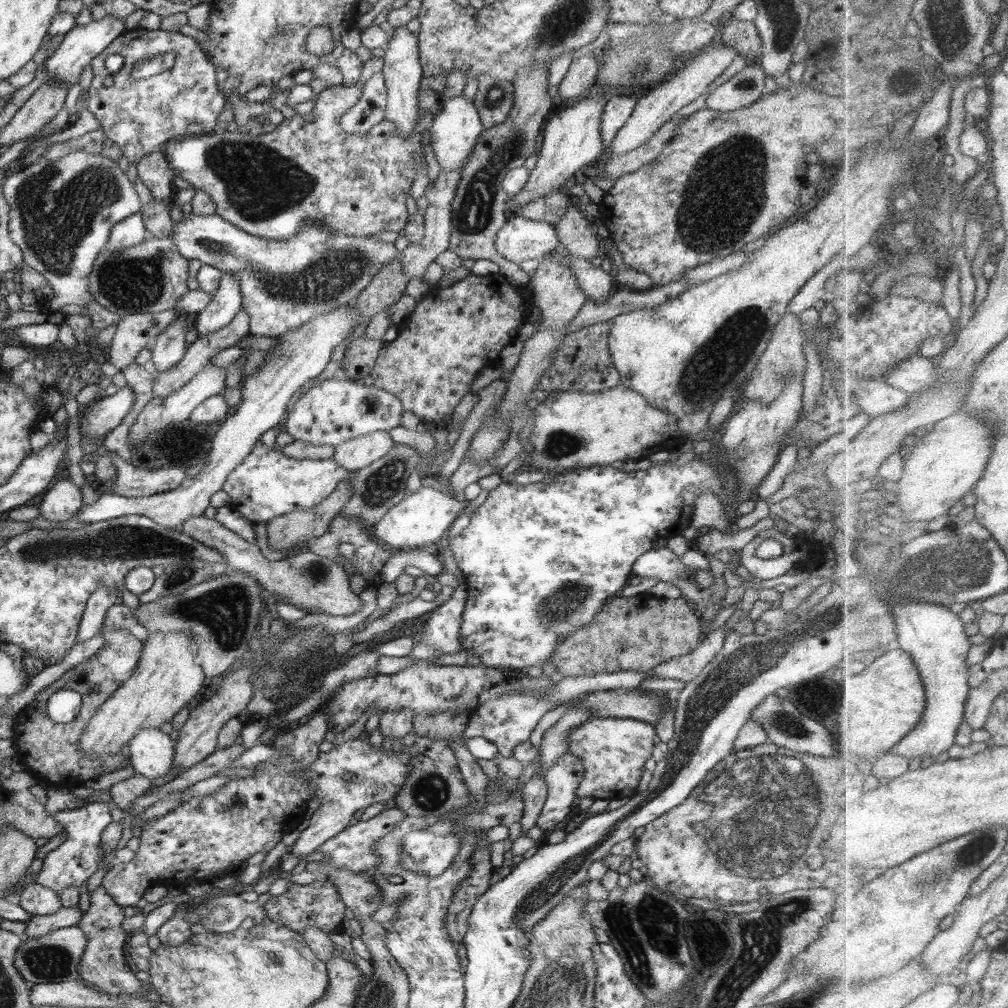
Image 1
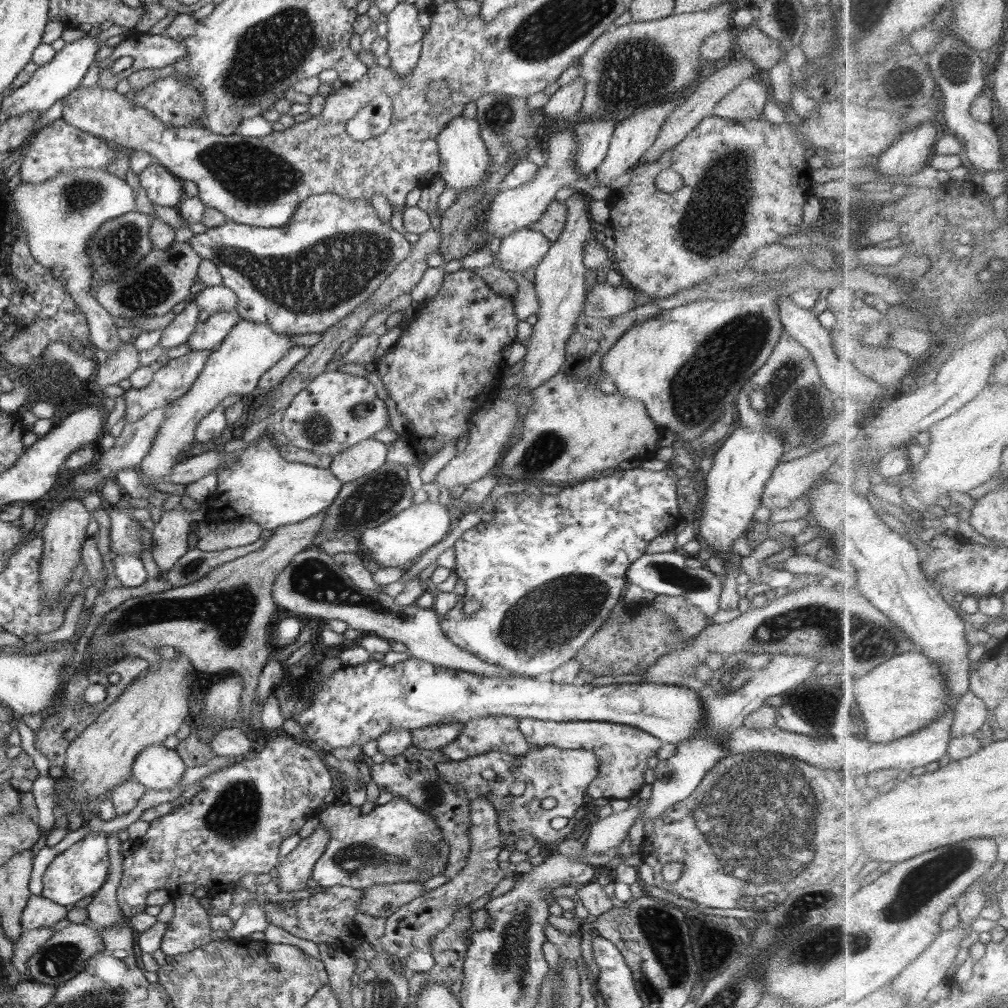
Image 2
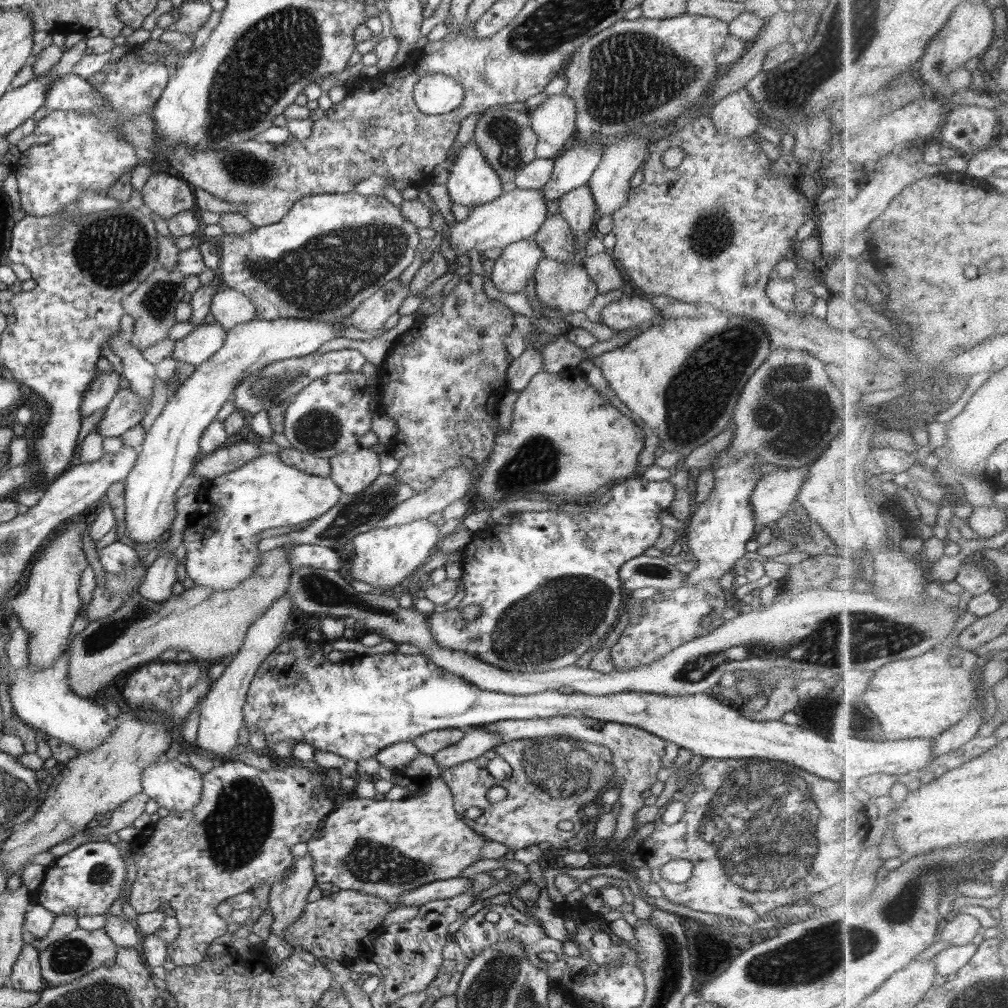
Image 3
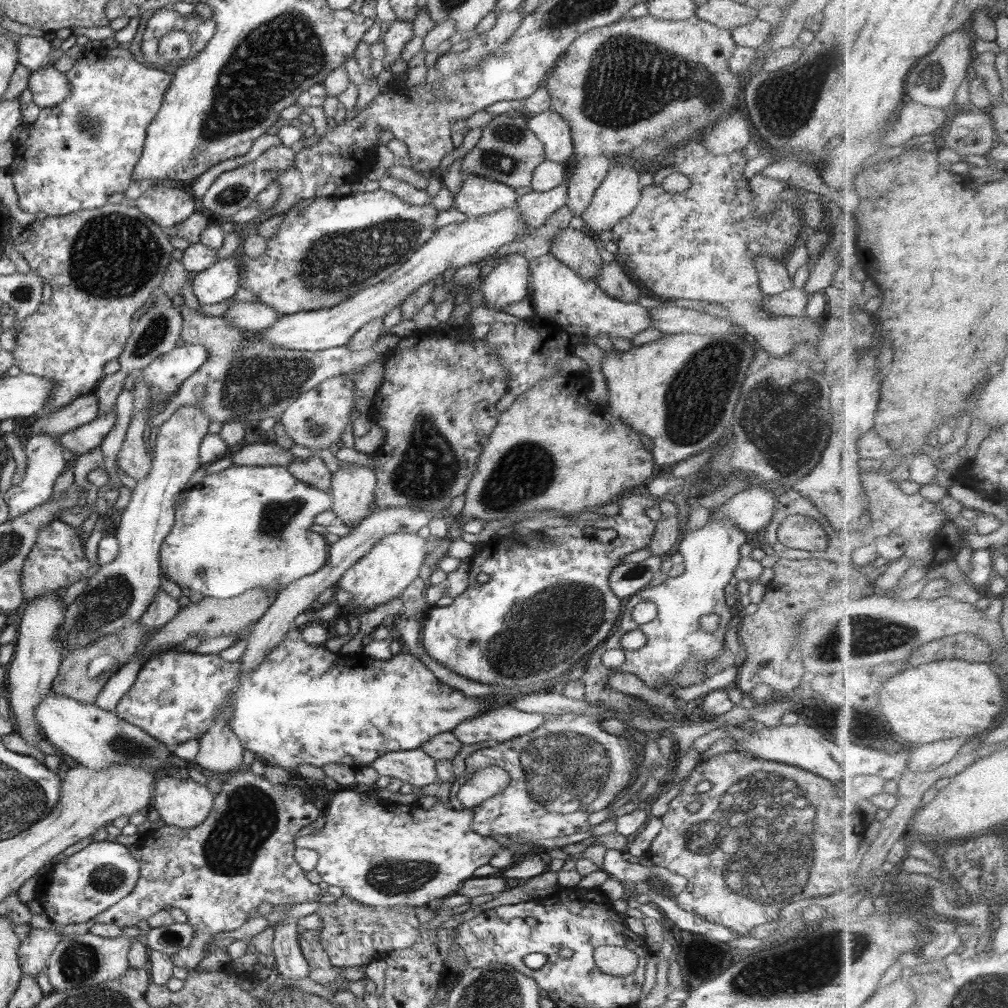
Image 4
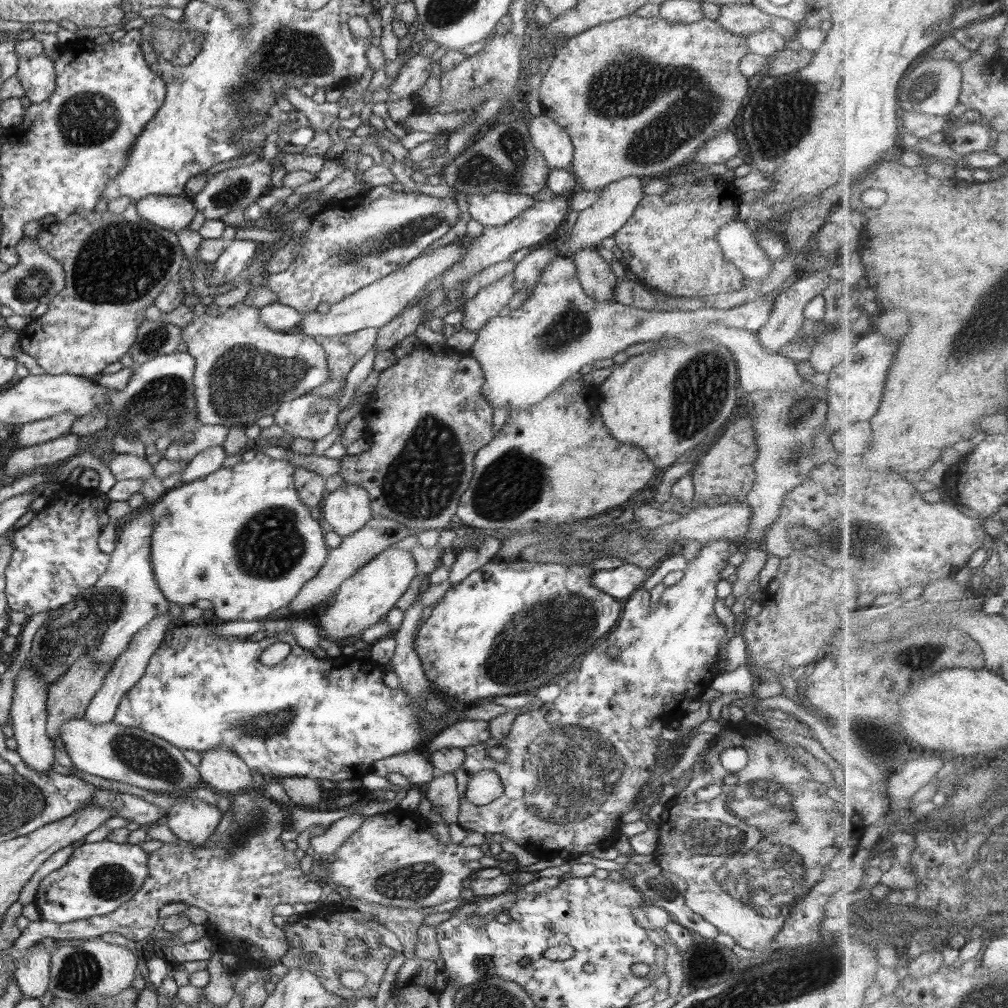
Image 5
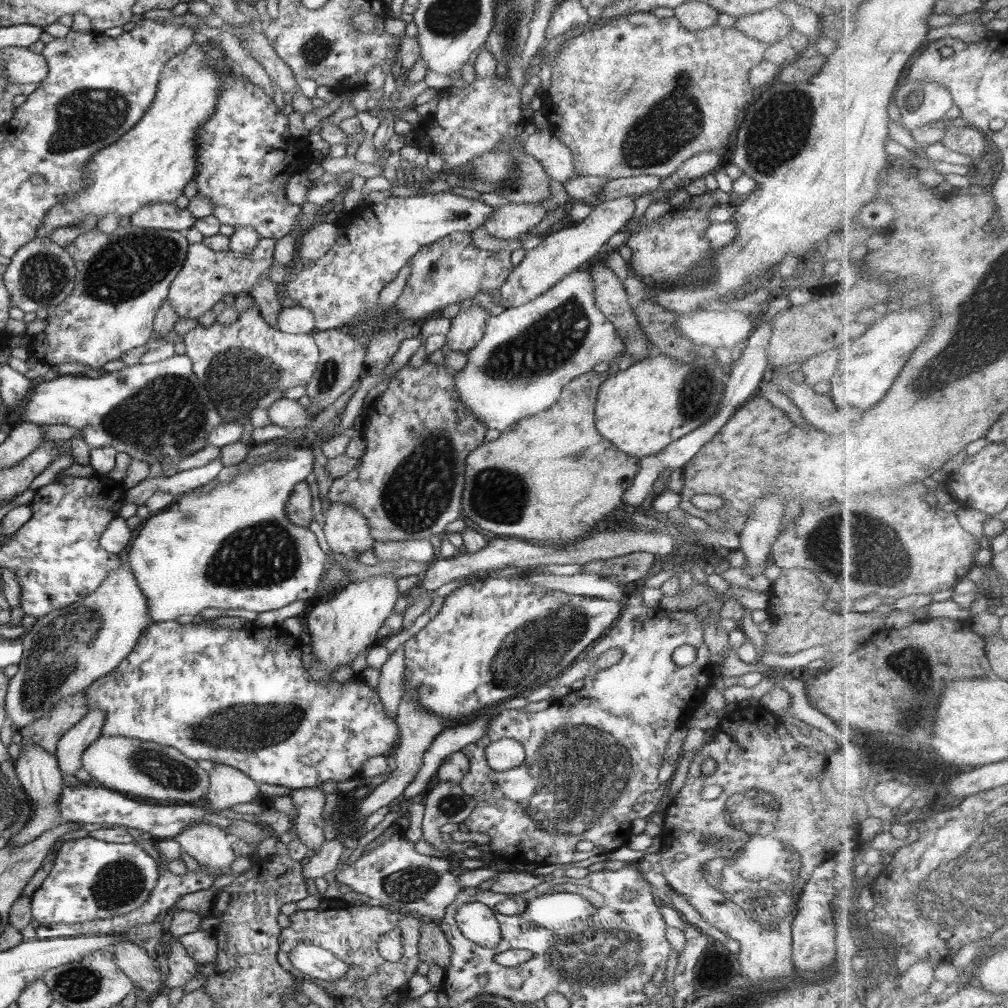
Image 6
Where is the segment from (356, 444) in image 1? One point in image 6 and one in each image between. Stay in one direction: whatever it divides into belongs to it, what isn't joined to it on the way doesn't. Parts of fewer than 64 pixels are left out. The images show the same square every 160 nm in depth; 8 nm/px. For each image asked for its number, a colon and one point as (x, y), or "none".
2: (361, 459)
3: (352, 471)
4: (352, 487)
5: (347, 510)
6: (347, 532)

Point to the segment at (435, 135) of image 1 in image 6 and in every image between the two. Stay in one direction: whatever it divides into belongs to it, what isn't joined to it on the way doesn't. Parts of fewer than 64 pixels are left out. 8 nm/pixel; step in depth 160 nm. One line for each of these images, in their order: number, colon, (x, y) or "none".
2: (464, 161)
3: (473, 181)
4: (478, 195)
5: (497, 208)
6: (510, 221)

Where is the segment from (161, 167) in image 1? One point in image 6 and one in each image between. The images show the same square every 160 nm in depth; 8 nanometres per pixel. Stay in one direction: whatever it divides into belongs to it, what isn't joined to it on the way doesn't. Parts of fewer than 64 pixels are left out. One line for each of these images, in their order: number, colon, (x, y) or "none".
2: (163, 188)
3: (166, 195)
4: (167, 207)
5: (174, 213)
6: (161, 215)

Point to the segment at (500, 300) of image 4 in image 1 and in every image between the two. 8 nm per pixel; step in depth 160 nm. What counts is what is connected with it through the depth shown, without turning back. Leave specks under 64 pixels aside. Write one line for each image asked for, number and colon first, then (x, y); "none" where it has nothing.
1: (519, 239)
2: (524, 249)
3: (515, 267)

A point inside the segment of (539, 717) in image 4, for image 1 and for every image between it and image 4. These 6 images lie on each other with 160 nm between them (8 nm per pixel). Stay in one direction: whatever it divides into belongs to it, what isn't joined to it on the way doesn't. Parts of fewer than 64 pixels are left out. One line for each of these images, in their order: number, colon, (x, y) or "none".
1: (613, 751)
2: (623, 750)
3: (637, 754)

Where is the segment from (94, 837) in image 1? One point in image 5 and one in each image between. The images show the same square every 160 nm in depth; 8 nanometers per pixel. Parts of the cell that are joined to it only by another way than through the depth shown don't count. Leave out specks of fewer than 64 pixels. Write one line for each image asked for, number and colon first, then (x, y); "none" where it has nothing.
2: (80, 871)
3: (86, 881)
4: (81, 886)
5: (99, 877)

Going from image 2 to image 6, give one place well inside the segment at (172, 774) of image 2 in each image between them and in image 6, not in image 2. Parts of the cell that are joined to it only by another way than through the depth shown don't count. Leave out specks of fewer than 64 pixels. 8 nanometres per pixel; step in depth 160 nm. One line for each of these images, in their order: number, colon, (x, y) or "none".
3: (177, 788)
4: (181, 803)
5: (193, 821)
6: (209, 845)

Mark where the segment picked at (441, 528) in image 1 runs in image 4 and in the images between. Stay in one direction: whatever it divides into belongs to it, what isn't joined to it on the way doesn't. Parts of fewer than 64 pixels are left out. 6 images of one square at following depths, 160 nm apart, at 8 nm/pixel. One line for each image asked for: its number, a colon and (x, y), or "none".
2: (398, 543)
3: (384, 557)
4: (394, 562)

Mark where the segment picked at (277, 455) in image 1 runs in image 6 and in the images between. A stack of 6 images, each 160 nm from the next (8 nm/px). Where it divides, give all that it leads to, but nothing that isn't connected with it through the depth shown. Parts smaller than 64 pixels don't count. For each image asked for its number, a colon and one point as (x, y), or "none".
2: (261, 487)
3: (221, 538)
4: (244, 527)
5: (240, 537)
6: (234, 547)

